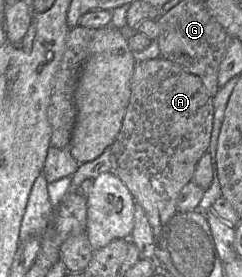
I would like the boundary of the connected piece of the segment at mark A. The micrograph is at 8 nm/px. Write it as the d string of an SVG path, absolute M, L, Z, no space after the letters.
M161 56L154 59L135 62L134 71L130 81L130 97L127 109L120 129L110 144L109 171L116 175L127 186L135 201L135 204L138 204L143 208L152 228L155 243L156 237L159 235L162 227L169 221L174 213L177 212L176 204L181 189L192 180L197 162L209 148L213 121L212 103L213 99L208 95L201 79L198 76L186 71L179 64L176 64Z

